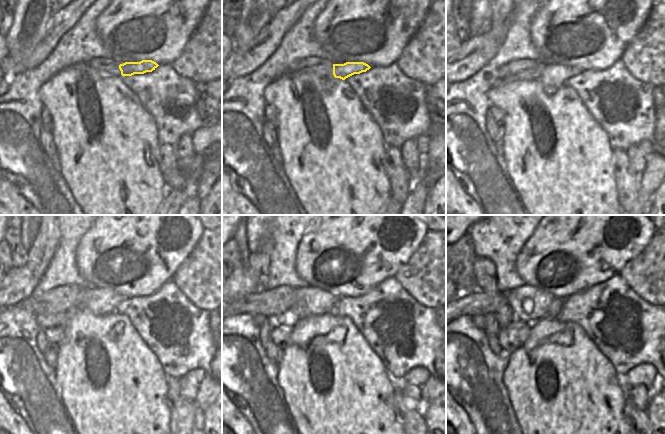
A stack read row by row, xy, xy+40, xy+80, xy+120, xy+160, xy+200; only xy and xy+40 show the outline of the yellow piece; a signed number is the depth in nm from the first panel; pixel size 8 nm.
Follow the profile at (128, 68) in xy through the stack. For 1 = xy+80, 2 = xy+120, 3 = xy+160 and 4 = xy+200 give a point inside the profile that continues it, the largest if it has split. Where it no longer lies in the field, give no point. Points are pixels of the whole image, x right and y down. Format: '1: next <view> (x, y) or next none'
1: next xy+80 (553, 75)
2: next xy+120 (99, 301)
3: next xy+160 (309, 301)
4: next xy+200 (530, 304)

